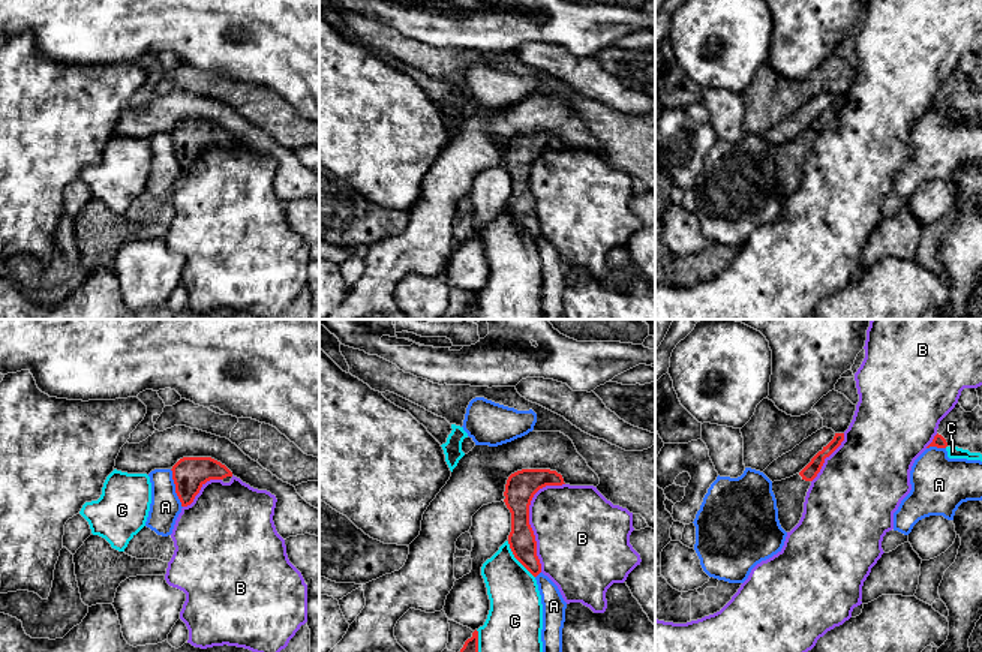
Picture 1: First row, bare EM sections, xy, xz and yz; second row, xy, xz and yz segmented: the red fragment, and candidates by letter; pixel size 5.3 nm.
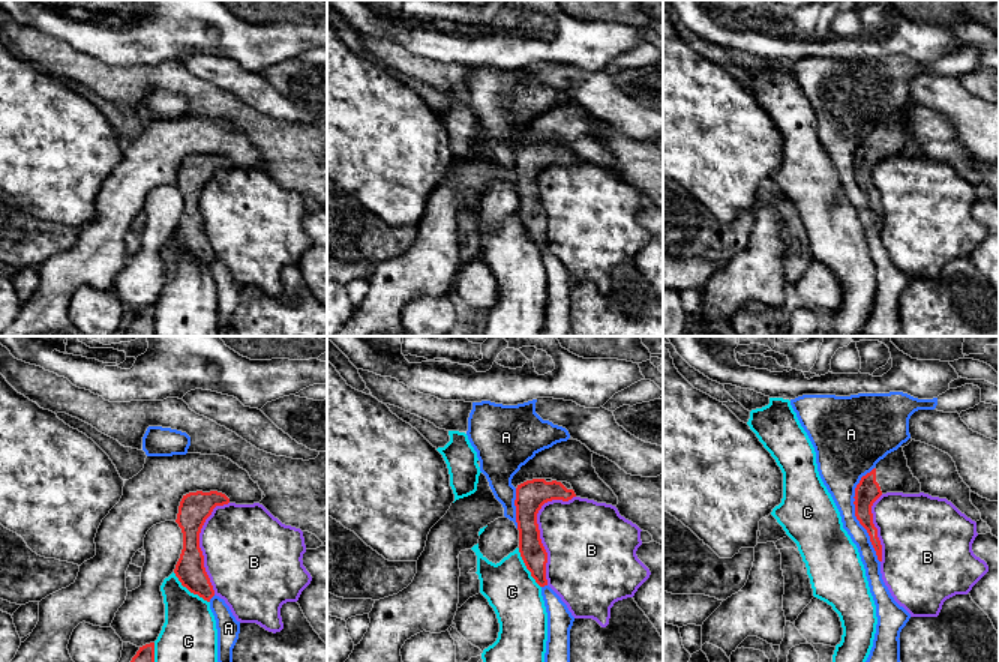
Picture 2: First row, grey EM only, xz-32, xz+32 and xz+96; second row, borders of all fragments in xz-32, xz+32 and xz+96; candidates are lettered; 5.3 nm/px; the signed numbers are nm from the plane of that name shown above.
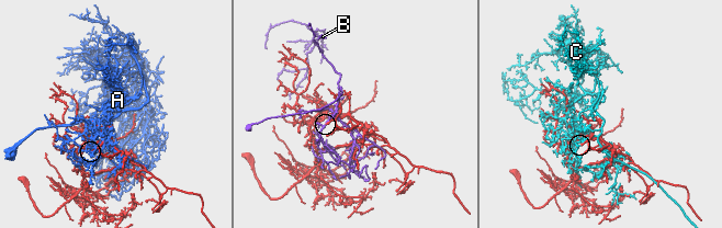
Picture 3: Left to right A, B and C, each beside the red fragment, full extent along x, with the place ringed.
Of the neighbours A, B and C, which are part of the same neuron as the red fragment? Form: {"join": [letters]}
{"join": []}

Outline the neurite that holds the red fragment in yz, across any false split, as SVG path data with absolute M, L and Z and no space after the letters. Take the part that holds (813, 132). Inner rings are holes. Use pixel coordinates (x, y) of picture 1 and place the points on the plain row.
M835 97L834 103L823 111L823 114L819 115L799 138L772 147L772 156L778 172L778 184L786 196L790 196L799 187L811 145L820 136L825 123L829 121L843 105L844 97Z

